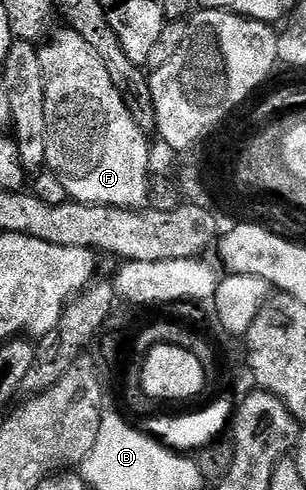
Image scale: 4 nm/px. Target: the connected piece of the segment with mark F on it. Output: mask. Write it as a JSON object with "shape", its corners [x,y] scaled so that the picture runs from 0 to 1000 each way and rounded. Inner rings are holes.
{"shape":[[[229,59],[203,61],[183,61],[163,73],[160,84],[144,86],[127,96],[134,141],[147,157],[147,263],[154,265],[154,286],[147,288],[150,347],[167,349],[196,365],[199,376],[219,388],[222,400],[248,414],[314,414],[317,418],[343,418],[346,422],[412,422],[418,427],[464,424],[477,416],[467,412],[480,406],[480,355],[493,349],[493,300],[480,294],[477,280],[467,278],[477,276],[471,261],[448,255],[448,247],[422,231],[422,222],[408,214],[402,192],[376,180],[369,165],[356,165],[356,141],[343,141],[330,116],[317,116],[317,108],[304,108],[304,100],[291,100],[291,92],[278,92],[271,78],[245,63]]]}

